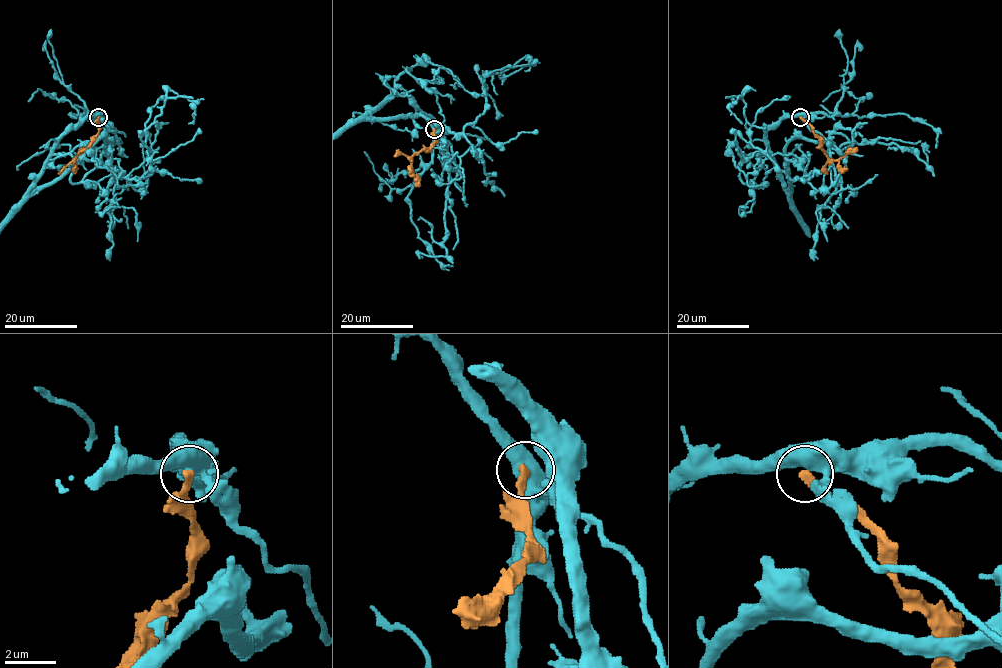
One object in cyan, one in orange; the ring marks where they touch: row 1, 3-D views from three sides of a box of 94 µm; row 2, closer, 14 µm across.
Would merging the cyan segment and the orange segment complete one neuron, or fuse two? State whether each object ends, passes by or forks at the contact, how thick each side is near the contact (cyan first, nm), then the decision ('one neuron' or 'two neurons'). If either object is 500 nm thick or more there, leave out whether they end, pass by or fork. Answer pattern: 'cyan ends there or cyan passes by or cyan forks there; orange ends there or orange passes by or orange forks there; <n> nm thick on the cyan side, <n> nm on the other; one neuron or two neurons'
550 nm thick on the cyan side, 320 nm on the other; two neurons

